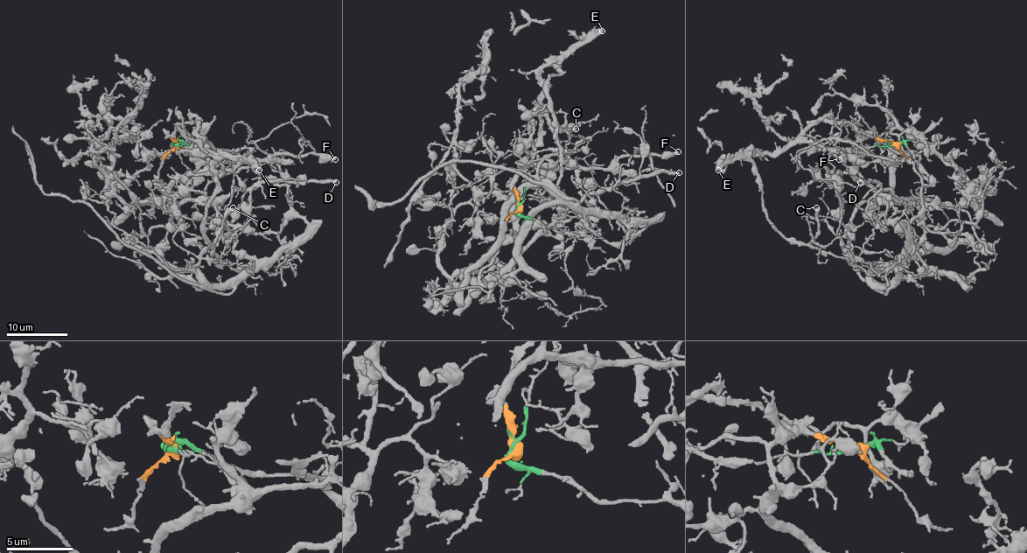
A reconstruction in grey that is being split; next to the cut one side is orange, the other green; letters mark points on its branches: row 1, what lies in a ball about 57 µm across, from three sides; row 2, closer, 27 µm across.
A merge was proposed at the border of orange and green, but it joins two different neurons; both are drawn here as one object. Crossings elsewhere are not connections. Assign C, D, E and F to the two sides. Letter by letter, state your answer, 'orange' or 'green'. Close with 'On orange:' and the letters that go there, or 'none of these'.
C: orange
D: green
E: orange
F: green
On orange: C, E

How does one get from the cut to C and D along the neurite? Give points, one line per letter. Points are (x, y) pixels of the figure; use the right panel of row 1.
C: (895, 144), (817, 122), (772, 153), (748, 158), (766, 218), (782, 234), (808, 244), (817, 232), (815, 207)
D: (895, 144), (852, 149), (852, 171), (878, 195), (935, 204), (906, 202), (872, 181), (860, 183)

